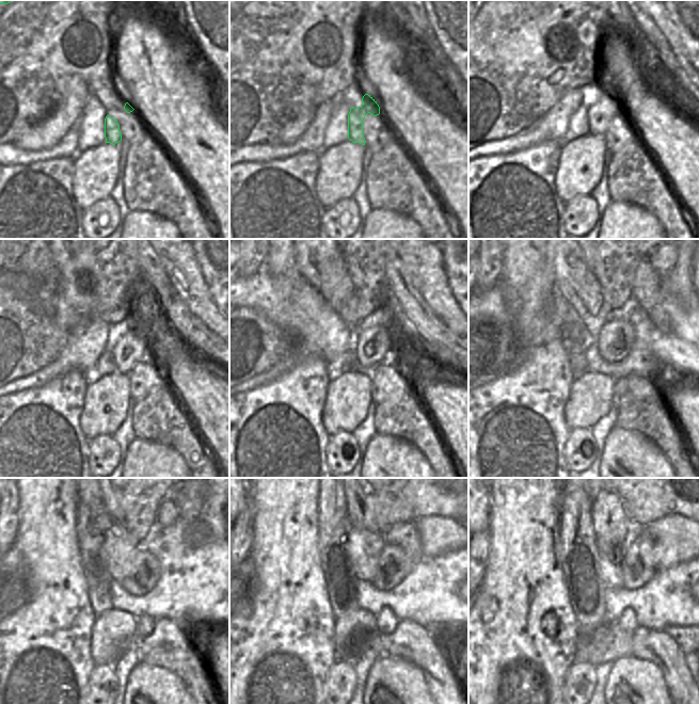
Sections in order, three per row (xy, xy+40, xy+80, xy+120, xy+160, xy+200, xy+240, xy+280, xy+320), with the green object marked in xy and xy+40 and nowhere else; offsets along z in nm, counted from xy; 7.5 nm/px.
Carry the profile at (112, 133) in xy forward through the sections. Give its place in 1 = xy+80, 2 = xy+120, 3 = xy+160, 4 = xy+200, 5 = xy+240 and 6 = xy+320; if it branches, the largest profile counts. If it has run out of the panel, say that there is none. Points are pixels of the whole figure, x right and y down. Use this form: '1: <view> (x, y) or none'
1: xy+80 (599, 116)
2: xy+120 (138, 342)
3: xy+160 (374, 344)
4: xy+200 (616, 338)
5: xy+240 (144, 573)
6: xy+320 (671, 540)

